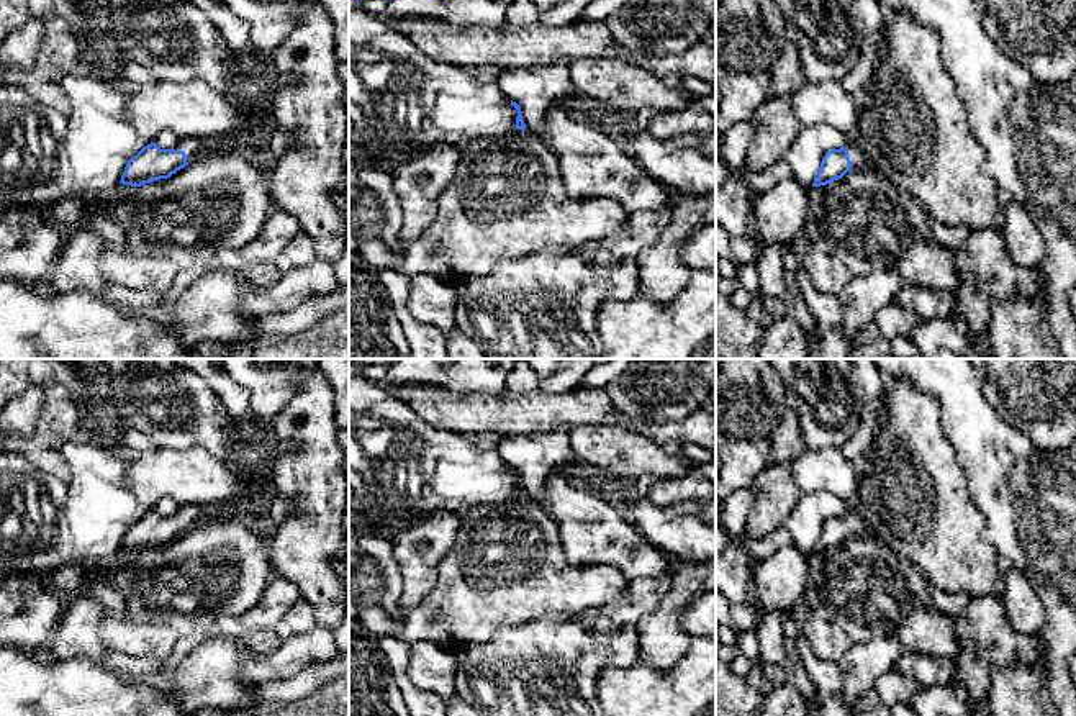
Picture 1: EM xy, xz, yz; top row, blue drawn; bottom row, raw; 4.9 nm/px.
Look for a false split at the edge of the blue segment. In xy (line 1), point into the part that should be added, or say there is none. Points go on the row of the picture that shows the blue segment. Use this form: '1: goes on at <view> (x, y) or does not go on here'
1: goes on at xy (190, 146)

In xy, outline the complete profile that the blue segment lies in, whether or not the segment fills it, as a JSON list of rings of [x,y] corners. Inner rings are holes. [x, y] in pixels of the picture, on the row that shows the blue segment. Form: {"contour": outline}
{"contour": [[[195,138],[180,139],[172,149],[160,149],[156,143],[151,143],[128,161],[120,184],[141,187],[154,180],[169,179],[188,165],[205,144]]]}

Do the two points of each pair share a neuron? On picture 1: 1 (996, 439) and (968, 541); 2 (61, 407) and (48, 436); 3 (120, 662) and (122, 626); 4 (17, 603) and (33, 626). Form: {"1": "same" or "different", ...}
{"1": "different", "2": "same", "3": "different", "4": "same"}

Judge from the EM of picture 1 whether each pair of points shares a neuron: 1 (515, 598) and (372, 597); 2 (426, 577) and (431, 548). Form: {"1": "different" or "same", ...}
{"1": "same", "2": "same"}

